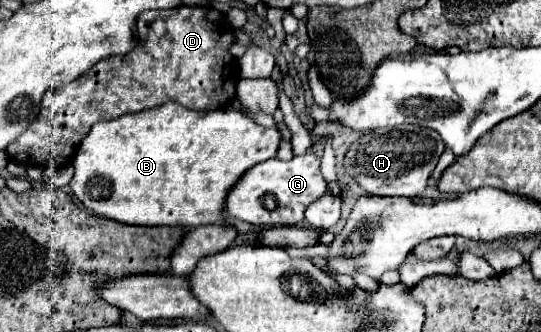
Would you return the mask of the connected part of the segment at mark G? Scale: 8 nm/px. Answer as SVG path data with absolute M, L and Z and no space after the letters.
M314 152L294 156L288 162L278 158L264 160L256 168L248 170L248 176L232 188L228 194L226 212L236 220L244 220L256 226L298 226L304 224L306 208L324 196L328 182L320 174L320 158Z

